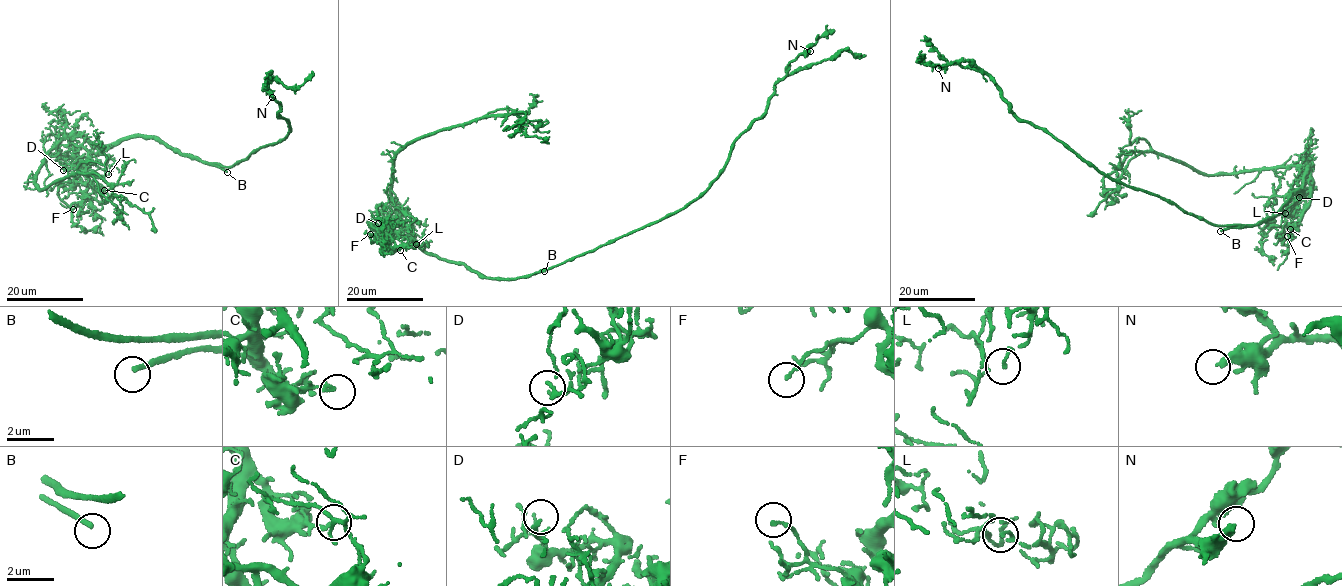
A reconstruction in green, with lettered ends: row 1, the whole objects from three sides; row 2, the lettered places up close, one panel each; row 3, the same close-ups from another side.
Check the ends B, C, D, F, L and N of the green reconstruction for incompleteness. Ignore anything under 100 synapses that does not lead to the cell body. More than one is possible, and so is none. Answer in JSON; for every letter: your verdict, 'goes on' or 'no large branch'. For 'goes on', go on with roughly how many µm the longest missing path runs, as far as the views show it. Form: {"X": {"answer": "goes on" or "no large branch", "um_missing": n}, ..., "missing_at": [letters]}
{"B": {"answer": "goes on", "um_missing": 15}, "C": {"answer": "no large branch"}, "D": {"answer": "no large branch"}, "F": {"answer": "no large branch"}, "L": {"answer": "no large branch"}, "N": {"answer": "no large branch"}, "missing_at": ["B"]}

